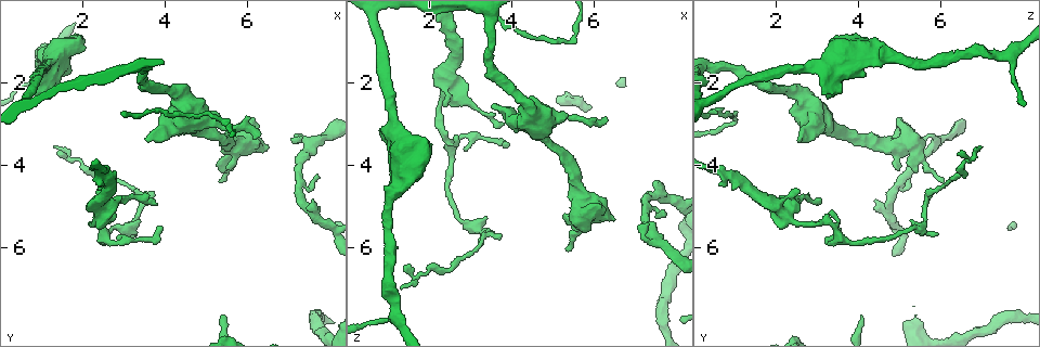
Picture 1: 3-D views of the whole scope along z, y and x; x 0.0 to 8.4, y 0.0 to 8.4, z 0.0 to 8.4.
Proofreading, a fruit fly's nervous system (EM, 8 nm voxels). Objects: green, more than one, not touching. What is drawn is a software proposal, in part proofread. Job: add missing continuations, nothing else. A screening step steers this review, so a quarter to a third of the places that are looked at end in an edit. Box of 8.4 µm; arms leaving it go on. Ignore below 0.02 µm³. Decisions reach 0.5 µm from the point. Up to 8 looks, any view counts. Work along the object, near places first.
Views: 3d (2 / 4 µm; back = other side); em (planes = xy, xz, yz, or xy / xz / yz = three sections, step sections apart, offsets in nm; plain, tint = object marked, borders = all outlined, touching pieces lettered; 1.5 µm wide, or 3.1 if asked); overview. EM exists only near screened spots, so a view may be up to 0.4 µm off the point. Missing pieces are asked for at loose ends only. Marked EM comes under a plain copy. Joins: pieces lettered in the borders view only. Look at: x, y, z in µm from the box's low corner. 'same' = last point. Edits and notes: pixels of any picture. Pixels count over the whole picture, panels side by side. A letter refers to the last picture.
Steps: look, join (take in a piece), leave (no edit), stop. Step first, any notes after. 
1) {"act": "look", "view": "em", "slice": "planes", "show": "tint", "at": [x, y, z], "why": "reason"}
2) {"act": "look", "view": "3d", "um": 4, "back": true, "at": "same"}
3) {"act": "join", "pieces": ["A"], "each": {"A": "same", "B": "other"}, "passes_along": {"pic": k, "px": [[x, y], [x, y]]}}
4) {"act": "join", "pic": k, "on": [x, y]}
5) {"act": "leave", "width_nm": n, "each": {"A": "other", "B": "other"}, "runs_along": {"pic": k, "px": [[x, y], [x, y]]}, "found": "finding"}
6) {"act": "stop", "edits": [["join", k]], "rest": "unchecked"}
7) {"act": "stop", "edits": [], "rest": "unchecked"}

{"act": "look", "view": "3d", "um": 4, "back": true, "at": [5.30, 4.45, 6.05], "why": "an open end"}

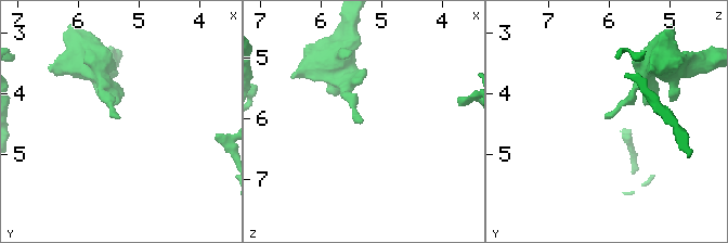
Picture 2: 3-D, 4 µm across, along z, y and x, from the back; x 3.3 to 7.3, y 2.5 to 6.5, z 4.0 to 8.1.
{"act": "look", "view": "em", "slice": "xz", "step": 8, "show": "tint", "at": [5.30, 4.35, 6.05], "why": "need the tissue"}

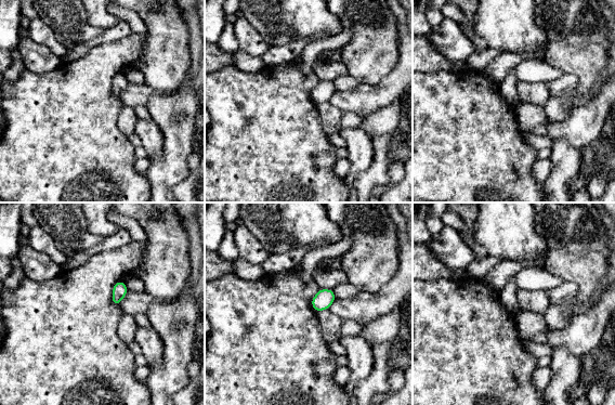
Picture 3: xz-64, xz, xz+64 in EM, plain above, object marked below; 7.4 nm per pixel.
{"act": "look", "view": "em", "slice": "planes", "show": "borders", "at": "same", "why": "another direction"}

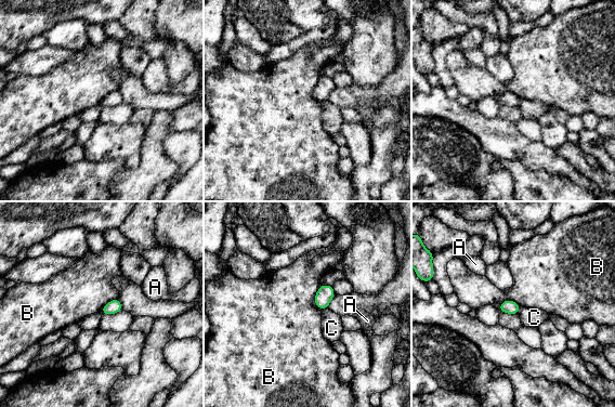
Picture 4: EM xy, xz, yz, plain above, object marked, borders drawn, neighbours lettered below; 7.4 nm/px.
{"act": "leave", "width_nm": 100, "each": {"A": "other", "B": "other", "C": "other"}, "found": "none of them fits"}

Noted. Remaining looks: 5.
{"act": "look", "view": "3d", "um": 2, "back": true, "at": [6.15, 3.40, 2.95]}

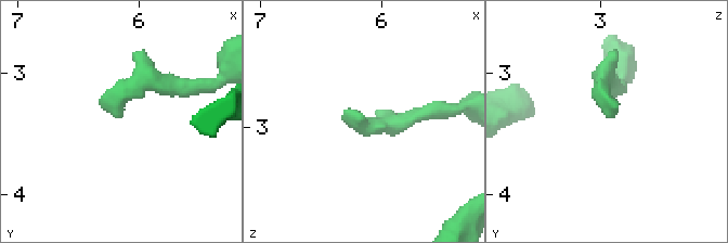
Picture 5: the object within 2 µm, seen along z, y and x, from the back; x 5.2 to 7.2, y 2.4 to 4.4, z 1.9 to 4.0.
{"act": "look", "view": "em", "slice": "planes", "show": "borders", "at": [6.18, 3.38, 2.92], "why": "need the tissue"}

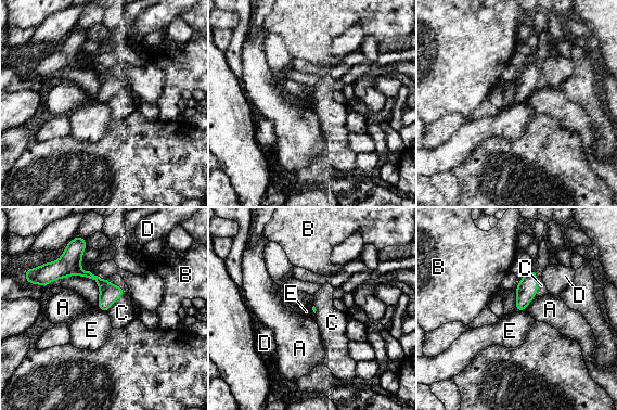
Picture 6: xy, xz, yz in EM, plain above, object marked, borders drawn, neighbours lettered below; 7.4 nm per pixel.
{"act": "leave", "longest_contact_nm": ["C", 200], "each": {"A": "other", "B": "other", "C": "other", "D": "other", "E": "other"}, "border": {"pic": 6, "px": [[525, 309], [515, 311]]}, "found": "none of them fits"}

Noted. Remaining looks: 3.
{"act": "look", "view": "3d", "um": 4, "back": true, "at": [3.75, 4.90, 2.95], "why": "an open end"}

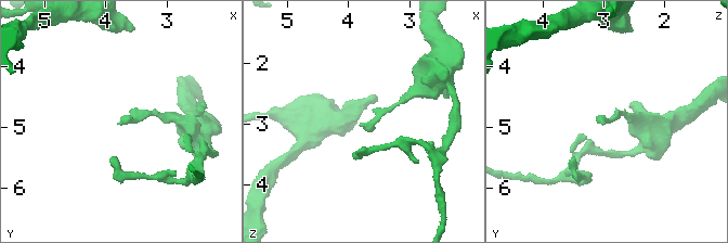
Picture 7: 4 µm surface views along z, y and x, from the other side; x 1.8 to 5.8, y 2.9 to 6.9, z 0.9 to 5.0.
{"act": "look", "view": "em", "slice": "planes", "show": "borders", "at": [3.80, 4.90, 3.00]}

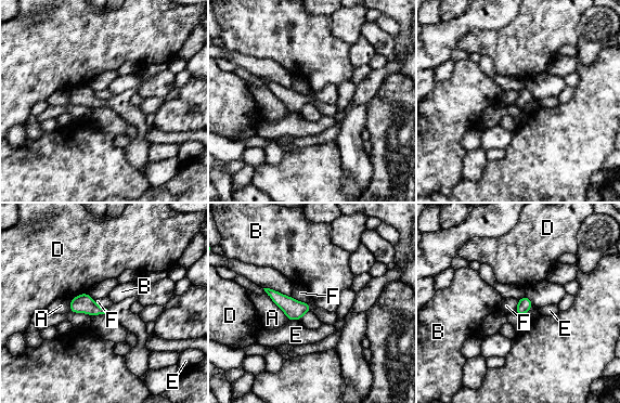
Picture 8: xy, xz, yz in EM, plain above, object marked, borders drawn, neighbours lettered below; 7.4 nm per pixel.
{"act": "leave", "each": {"A": "other", "B": "other", "D": "other", "E": "other", "F": "other"}, "found": "none of them fits"}

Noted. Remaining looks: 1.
{"act": "stop", "edits": [], "rest": "unchecked"}

